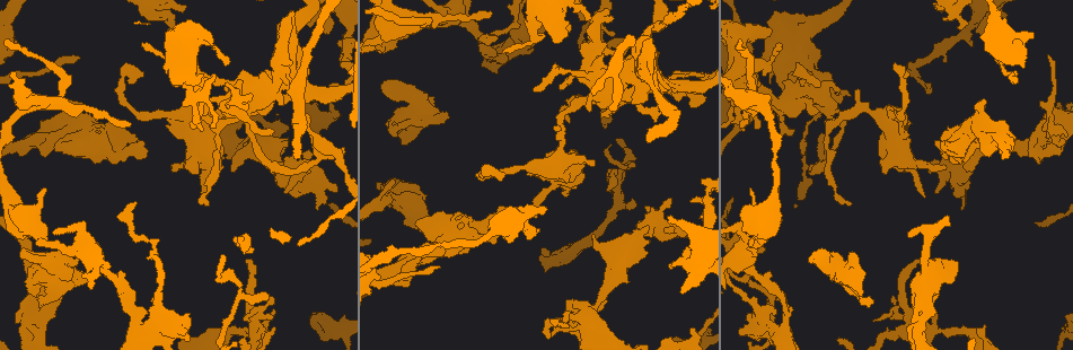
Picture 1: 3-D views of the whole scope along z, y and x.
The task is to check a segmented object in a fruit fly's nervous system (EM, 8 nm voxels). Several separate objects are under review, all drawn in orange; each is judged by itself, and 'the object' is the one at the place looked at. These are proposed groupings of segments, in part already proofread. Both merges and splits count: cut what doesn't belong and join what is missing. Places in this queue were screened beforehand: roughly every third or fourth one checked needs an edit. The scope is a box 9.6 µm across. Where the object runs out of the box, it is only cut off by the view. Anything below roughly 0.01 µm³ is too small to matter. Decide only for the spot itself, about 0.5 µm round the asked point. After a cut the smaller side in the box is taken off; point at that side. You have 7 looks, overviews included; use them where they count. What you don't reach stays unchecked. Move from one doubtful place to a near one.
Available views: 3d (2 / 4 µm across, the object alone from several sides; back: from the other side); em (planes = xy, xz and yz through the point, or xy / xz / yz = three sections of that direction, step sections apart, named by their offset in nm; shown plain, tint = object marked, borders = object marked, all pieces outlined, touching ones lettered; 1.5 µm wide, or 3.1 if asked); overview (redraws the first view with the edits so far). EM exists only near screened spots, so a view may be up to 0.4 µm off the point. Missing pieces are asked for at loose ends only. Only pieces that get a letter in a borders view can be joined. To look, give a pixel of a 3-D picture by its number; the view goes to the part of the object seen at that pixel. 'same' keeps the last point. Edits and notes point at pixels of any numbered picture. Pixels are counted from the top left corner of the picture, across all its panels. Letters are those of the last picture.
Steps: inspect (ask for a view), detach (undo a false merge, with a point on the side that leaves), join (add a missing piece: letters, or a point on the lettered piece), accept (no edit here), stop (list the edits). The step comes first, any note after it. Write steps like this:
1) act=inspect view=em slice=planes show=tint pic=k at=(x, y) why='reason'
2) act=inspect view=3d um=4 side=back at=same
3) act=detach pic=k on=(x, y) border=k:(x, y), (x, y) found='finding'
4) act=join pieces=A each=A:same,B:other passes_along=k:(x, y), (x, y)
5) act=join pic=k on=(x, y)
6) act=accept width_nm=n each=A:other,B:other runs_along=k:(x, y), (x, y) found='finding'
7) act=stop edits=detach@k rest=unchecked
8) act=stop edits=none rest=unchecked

act=inspect view=em slice=yz step=8 show=borders pic=1 at=(380, 84) why='thick end'

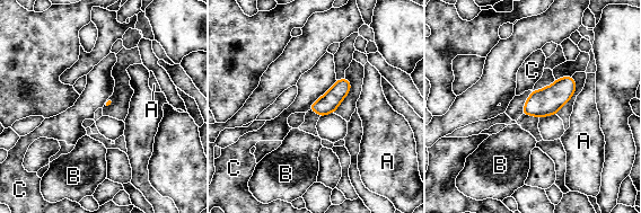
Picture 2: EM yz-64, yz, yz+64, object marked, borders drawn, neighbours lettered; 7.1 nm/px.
act=inspect view=em slice=xy step=4 show=borders at=same why='cut it another way'

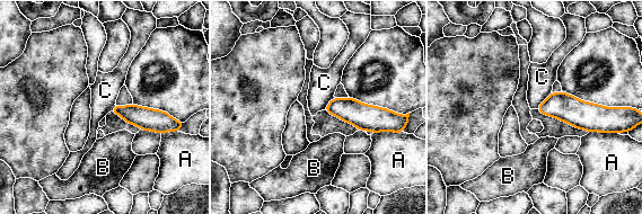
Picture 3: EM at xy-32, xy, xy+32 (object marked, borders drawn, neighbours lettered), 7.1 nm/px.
act=accept each=A:other,B:other,C:other border=3:(552, 92), (536, 108) found='no lettered piece goes on from it'

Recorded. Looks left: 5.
act=inspect view=3d um=2 pic=1 at=(907, 236)

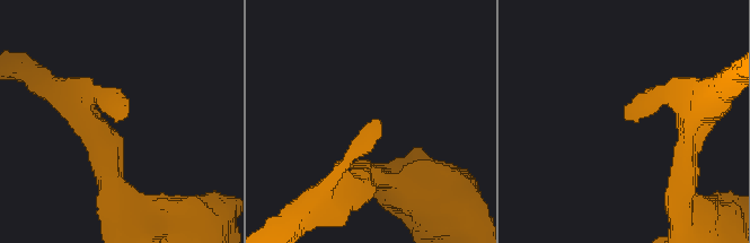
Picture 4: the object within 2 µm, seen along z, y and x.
act=inspect view=em slice=xy step=8 show=tint pic=4 at=(125, 116)

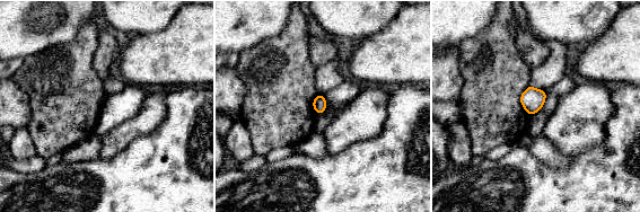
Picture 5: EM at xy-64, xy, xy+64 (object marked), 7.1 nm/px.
act=inspect view=em slice=xz step=4 show=borders at=same

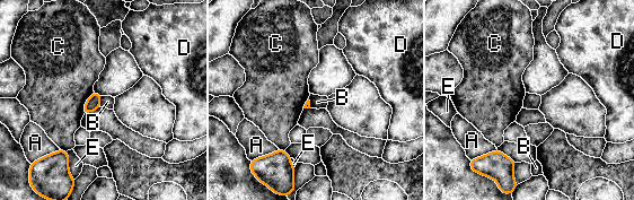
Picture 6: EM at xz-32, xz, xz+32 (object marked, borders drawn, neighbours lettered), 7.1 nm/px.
act=accept each=A:other,B:other,C:other,D:other,E:other border=6:(102, 96), (99, 106) found='none of them fits'

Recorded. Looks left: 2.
act=inspect view=em slice=planes show=borders pic=1 at=(820, 84) why='thin end'

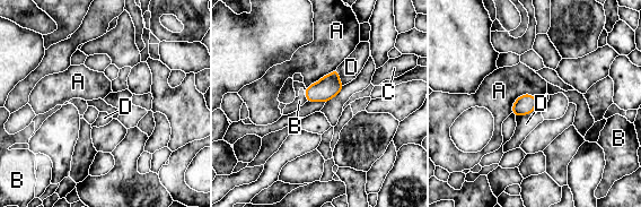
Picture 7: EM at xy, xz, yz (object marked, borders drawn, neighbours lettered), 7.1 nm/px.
act=accept each=A:other,B:other,C:other,D:other border=7:(535, 96), (520, 95), (511, 112) found='no lettered piece goes on from it'

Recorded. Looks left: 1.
act=stop edits=none rest=unchecked

